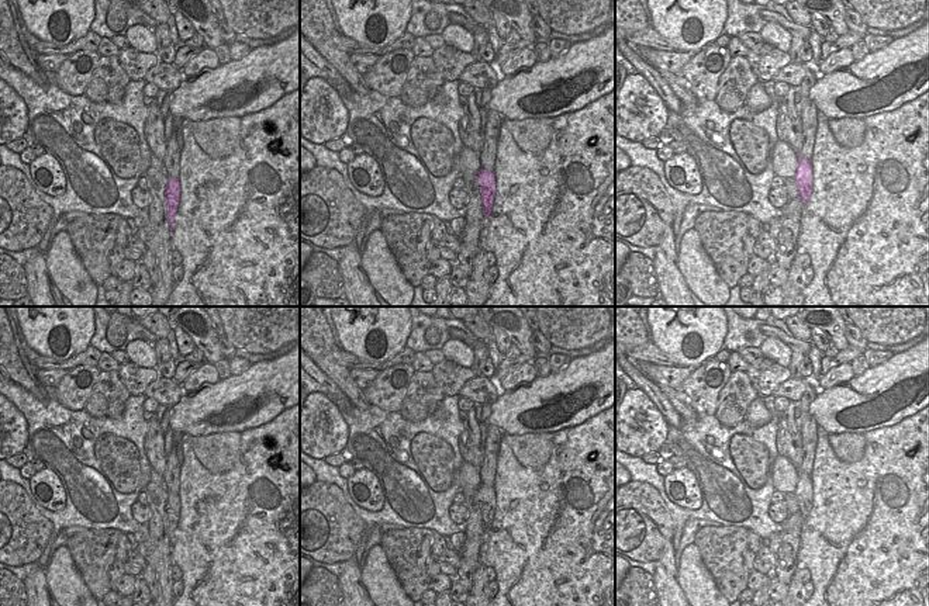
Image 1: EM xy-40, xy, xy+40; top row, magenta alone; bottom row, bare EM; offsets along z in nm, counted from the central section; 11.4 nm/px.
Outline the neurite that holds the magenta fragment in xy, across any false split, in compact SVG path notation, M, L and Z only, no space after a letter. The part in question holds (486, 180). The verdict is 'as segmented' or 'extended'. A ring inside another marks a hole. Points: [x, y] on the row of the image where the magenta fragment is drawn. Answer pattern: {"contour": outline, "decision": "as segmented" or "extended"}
{"contour": "M481 169L479 172L477 183L481 188L481 202L484 207L484 219L491 214L494 197L495 197L495 174Z", "decision": "as segmented"}

